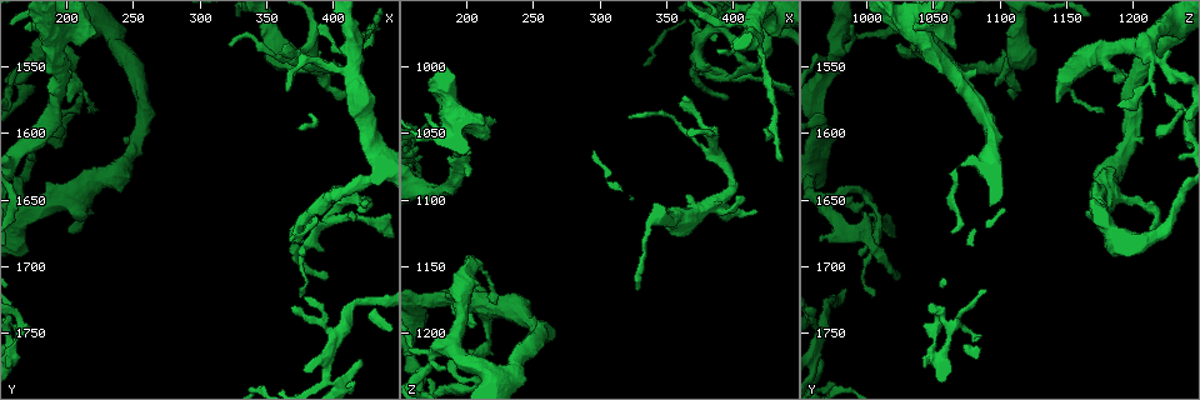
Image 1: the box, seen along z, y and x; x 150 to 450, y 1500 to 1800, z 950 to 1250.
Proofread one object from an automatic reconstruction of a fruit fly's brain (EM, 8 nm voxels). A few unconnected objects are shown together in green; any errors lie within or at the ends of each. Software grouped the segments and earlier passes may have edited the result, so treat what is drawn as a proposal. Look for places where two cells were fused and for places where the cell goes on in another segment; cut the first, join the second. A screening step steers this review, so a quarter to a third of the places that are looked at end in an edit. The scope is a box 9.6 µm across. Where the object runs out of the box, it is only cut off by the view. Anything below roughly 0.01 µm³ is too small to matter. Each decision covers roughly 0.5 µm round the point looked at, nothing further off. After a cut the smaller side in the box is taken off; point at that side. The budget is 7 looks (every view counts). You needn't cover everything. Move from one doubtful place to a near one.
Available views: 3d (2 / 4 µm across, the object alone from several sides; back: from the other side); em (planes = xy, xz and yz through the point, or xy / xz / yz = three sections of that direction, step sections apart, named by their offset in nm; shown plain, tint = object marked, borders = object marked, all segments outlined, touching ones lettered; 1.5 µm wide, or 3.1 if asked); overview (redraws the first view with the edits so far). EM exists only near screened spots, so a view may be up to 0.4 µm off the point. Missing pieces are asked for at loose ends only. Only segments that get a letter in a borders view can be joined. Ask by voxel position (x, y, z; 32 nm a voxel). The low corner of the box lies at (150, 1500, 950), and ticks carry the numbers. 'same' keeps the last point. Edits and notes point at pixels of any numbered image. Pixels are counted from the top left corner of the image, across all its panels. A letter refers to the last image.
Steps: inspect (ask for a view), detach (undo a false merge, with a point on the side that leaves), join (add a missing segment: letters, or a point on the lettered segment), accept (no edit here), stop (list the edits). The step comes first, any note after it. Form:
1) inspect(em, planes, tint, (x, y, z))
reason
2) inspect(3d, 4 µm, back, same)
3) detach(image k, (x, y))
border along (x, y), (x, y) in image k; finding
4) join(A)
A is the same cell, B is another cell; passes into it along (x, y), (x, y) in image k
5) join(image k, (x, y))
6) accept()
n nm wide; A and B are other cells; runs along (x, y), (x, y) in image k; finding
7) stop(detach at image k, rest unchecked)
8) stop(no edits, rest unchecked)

inspect(3d, 4 µm, (388, 1552, 1104))
abrupt turn

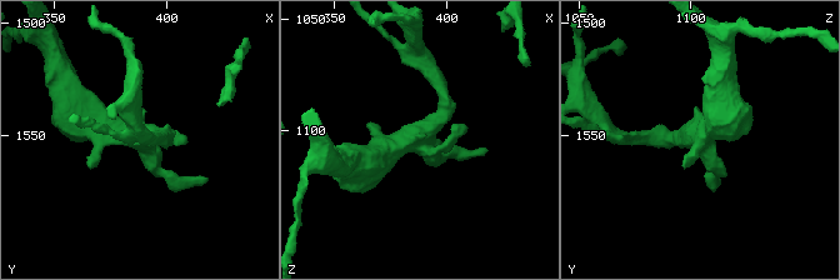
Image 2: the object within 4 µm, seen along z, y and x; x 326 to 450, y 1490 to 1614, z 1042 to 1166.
inspect(em, planes, borders, (388, 1551, 1101))
4 arms; need the tissue

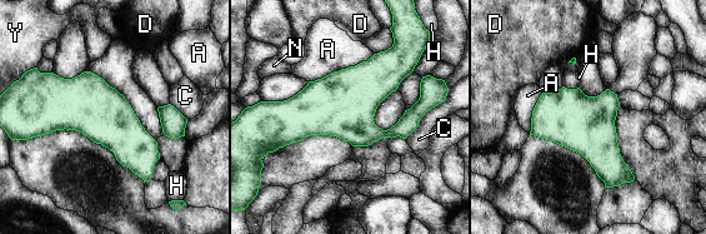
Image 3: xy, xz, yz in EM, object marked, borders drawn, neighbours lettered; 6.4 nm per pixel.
accept()
340 nm wide; A, C, D, H, N and Y are other cells; continuous, no second cell

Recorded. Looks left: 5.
inspect(em, planes, plain, (322, 1536, 1038))
tapers out

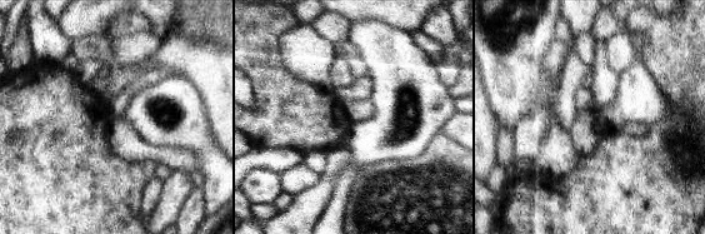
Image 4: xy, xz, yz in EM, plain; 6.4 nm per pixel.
inspect(em, planes, borders, same)

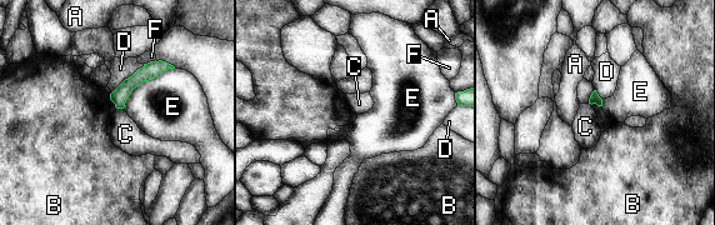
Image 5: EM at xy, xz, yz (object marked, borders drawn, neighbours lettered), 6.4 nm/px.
accept()
A, B, C, D, E and F are other cells; border along (116, 108), (123, 109) in image 5; no lettered segment goes on from it

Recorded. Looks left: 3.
inspect(em, planes, borders, (210, 1570, 1222))
free end

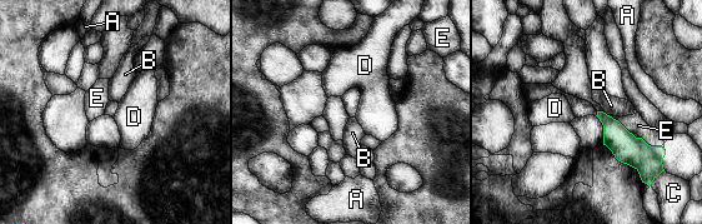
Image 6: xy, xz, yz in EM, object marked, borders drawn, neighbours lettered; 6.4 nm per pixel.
accept()
E touches over 190 nm; A, B, C, D and E are other cells; no lettered segment goes on from it

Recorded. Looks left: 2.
stop(no edits, rest unchecked)

